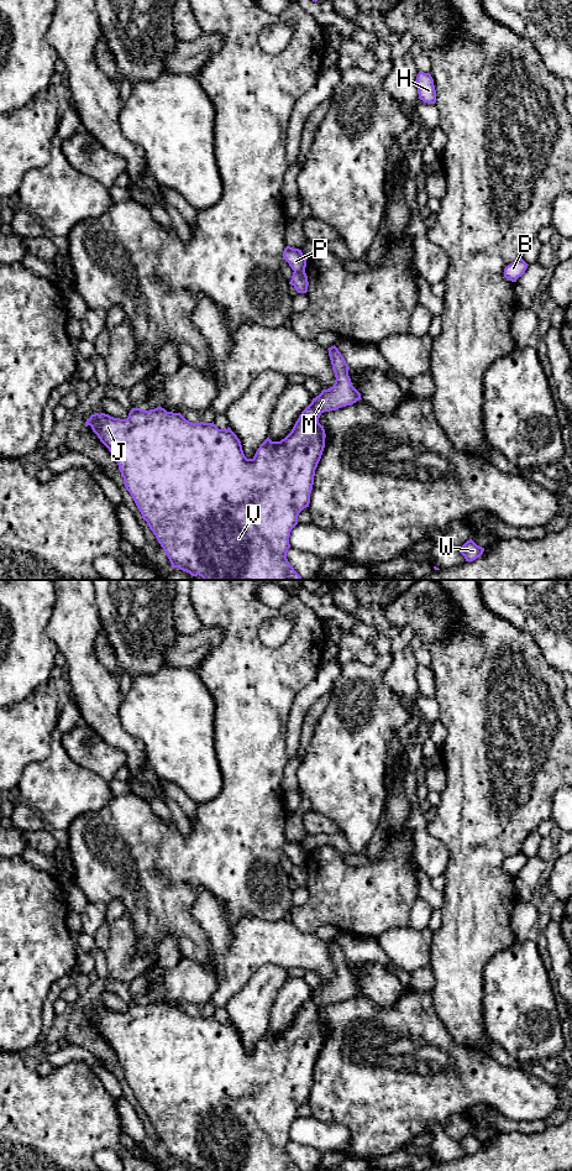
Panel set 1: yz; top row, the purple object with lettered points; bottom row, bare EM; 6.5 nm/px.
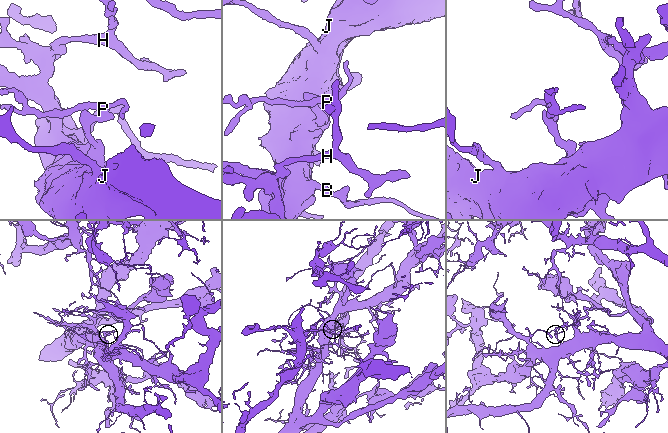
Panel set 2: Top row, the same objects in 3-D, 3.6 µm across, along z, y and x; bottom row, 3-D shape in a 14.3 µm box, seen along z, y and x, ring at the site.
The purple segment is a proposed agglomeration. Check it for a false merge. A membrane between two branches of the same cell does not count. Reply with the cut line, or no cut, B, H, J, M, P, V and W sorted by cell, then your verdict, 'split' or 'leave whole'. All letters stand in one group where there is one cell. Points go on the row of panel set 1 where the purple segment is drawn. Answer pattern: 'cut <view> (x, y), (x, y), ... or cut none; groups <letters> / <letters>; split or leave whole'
cut yz (294, 271), (304, 272); groups B H J M V W / P; split

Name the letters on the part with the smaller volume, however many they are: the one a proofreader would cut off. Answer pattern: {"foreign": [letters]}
{"foreign": ["P"]}

